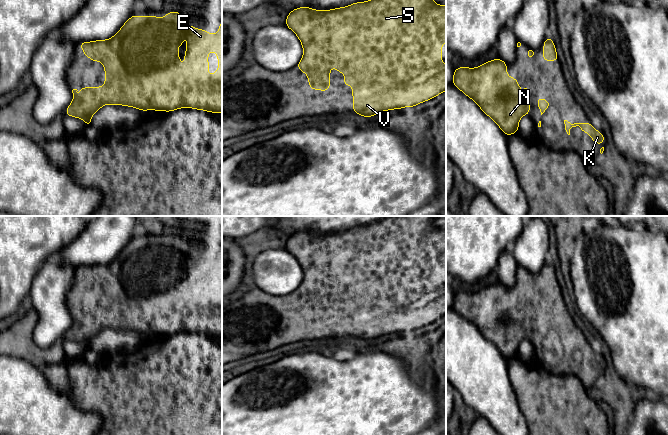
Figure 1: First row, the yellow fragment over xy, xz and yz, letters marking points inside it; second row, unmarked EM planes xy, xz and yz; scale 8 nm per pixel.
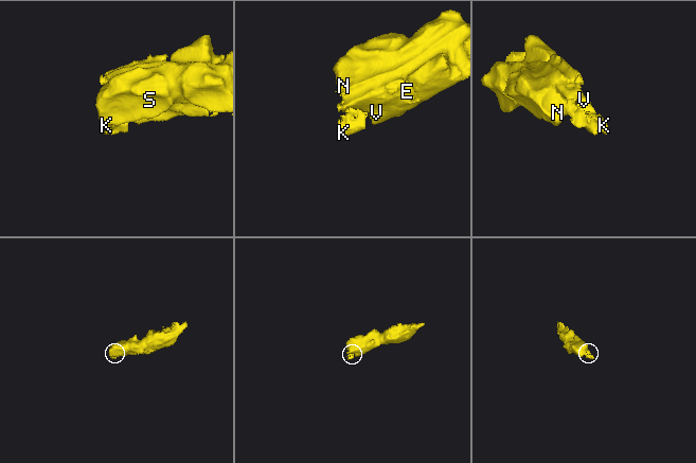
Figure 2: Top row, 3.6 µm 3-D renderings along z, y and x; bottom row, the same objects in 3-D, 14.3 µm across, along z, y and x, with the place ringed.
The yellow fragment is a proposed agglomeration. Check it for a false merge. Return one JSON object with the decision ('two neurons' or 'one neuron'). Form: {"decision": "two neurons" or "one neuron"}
{"decision": "one neuron"}

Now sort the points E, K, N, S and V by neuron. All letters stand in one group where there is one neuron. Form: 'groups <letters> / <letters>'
groups E K N S V

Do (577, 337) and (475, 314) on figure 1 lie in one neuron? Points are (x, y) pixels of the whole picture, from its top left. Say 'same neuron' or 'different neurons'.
same neuron

